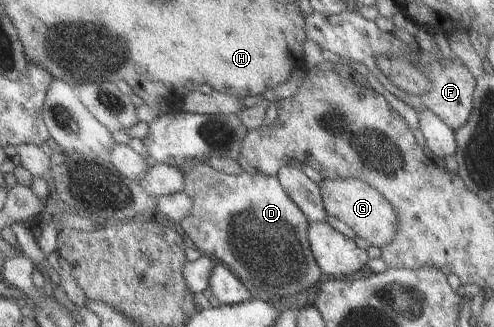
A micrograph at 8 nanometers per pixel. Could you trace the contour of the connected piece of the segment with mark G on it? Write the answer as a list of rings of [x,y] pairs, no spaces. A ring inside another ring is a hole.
[[[324,178],[316,186],[325,214],[348,226],[355,236],[378,249],[392,240],[398,224],[396,214],[374,188],[354,178]]]

